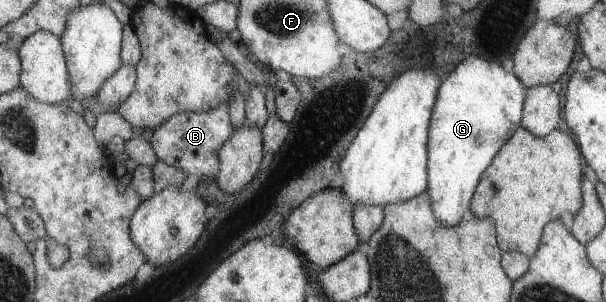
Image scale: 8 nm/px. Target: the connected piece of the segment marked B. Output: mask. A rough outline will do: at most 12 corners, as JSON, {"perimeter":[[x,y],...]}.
{"perimeter":[[227,105],[171,115],[158,160],[214,179],[232,133]]}

